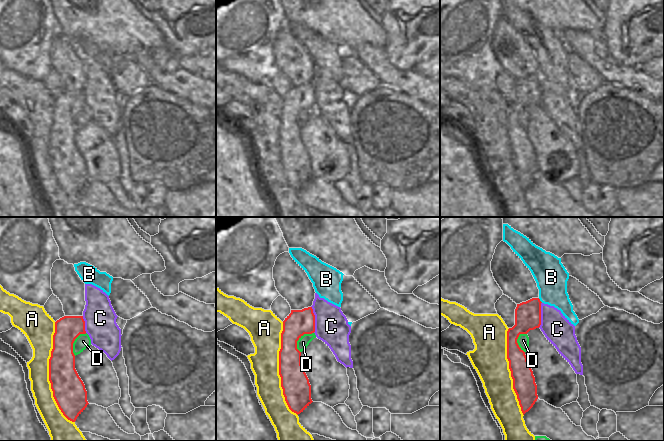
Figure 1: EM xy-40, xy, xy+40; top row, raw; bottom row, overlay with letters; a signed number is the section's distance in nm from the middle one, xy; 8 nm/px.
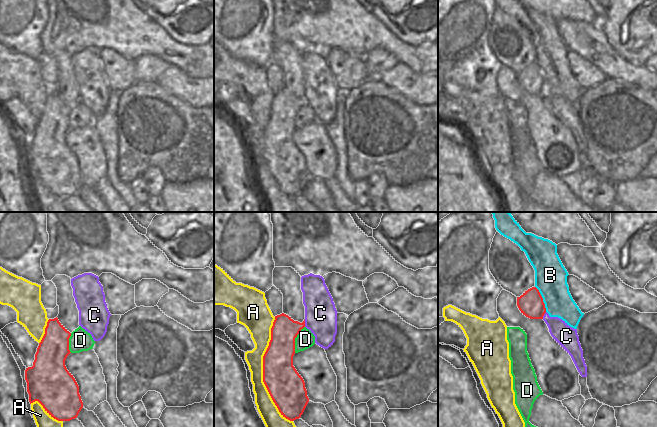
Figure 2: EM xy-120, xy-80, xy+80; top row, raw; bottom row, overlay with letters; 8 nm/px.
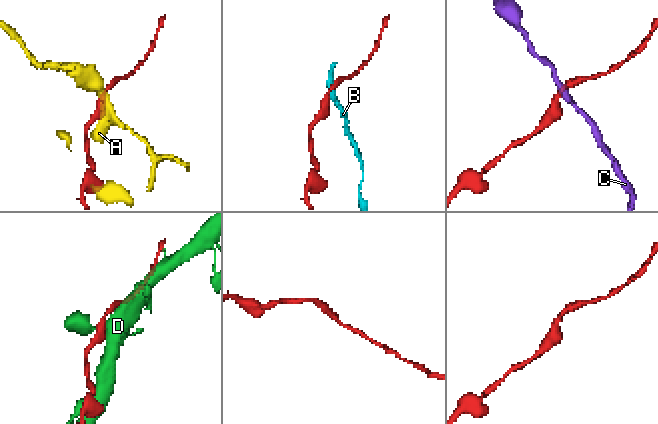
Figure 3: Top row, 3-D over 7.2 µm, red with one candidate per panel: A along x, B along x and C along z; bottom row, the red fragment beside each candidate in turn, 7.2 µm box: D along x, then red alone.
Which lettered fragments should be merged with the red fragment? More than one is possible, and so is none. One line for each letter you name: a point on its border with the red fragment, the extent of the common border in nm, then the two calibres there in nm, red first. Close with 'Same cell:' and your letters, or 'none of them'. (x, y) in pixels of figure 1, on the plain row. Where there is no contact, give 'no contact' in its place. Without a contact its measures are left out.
Same cell: none of them

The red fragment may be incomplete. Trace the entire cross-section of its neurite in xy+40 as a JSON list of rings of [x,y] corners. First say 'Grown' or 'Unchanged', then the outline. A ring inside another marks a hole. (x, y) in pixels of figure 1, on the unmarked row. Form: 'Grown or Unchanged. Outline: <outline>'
Unchanged. Outline: [[[532,74],[517,80],[515,101],[507,107],[507,135],[513,155],[513,165],[523,191],[533,183],[538,171],[533,147],[517,115],[520,110],[527,110],[530,106],[540,103],[541,79],[539,74]]]

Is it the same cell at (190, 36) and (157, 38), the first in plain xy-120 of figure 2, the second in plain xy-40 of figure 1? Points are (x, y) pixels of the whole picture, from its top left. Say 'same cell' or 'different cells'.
different cells

